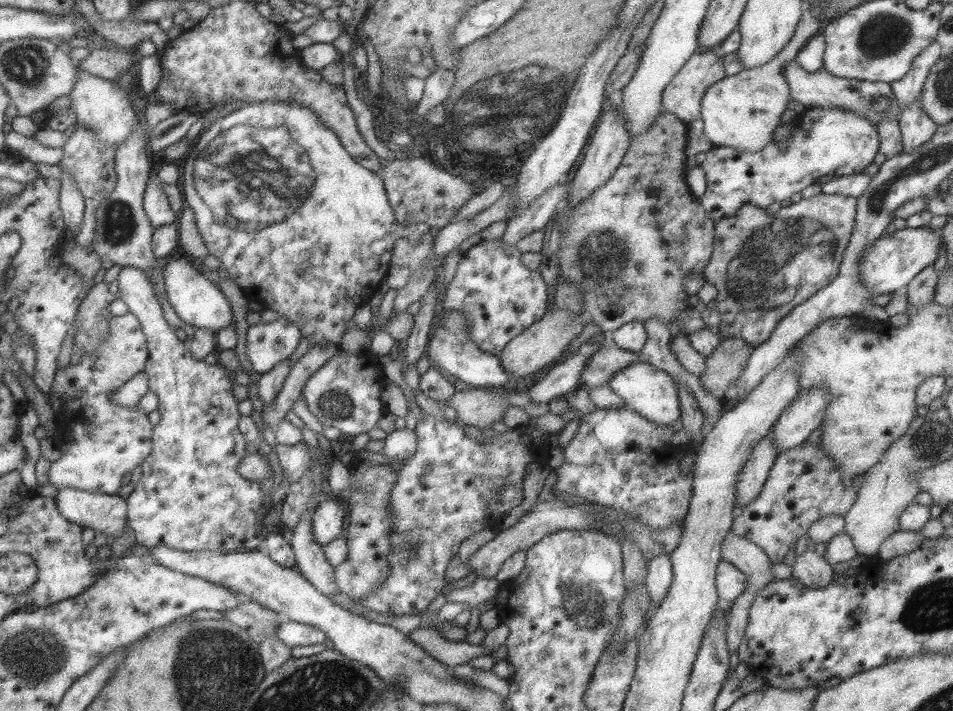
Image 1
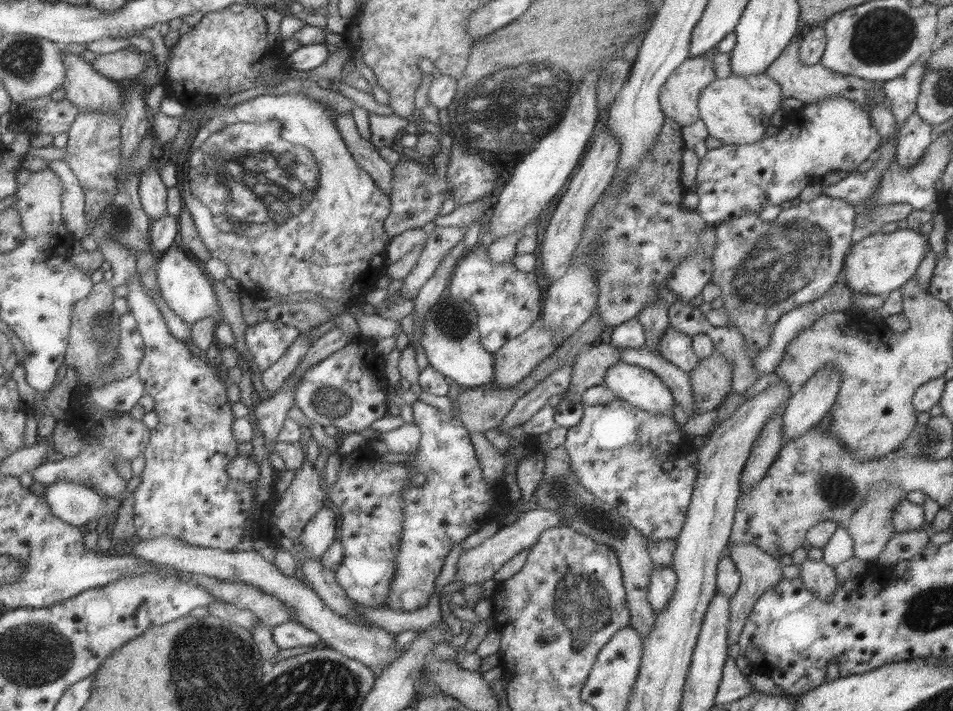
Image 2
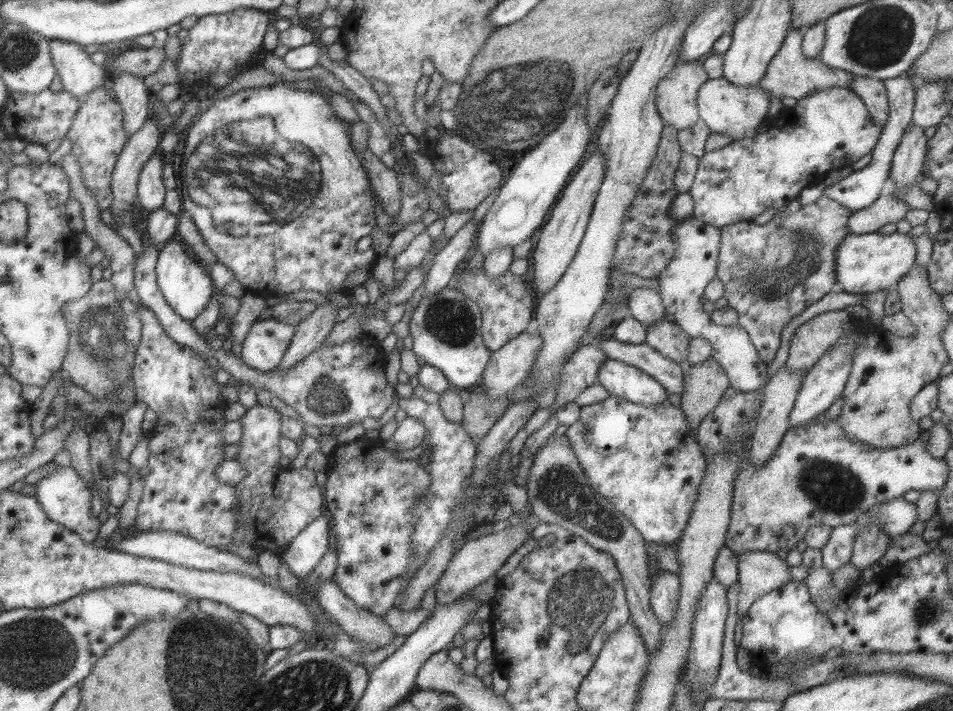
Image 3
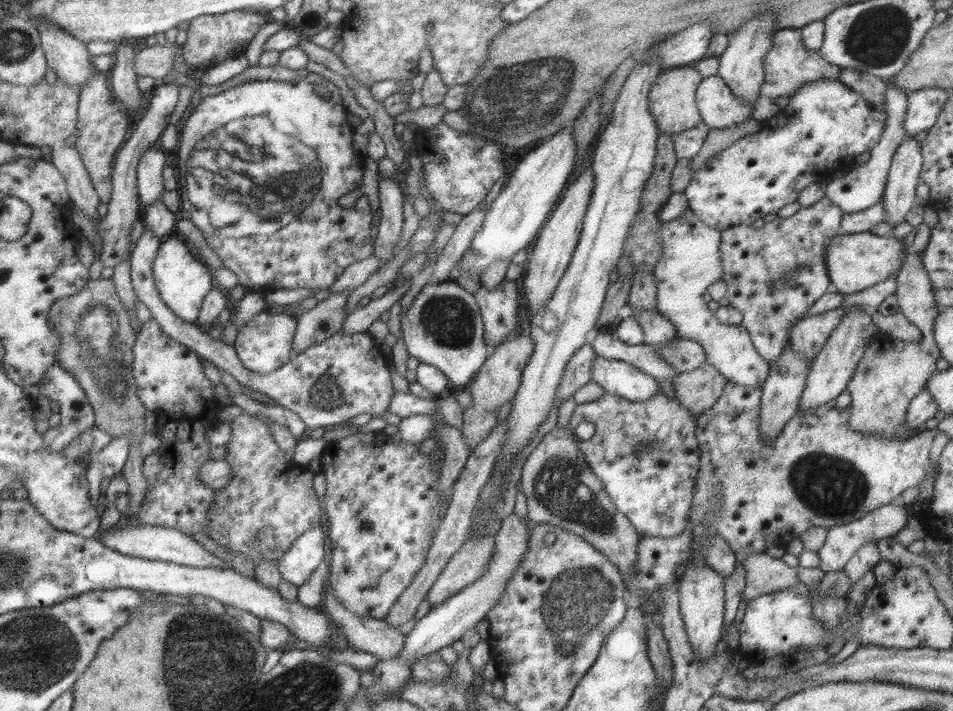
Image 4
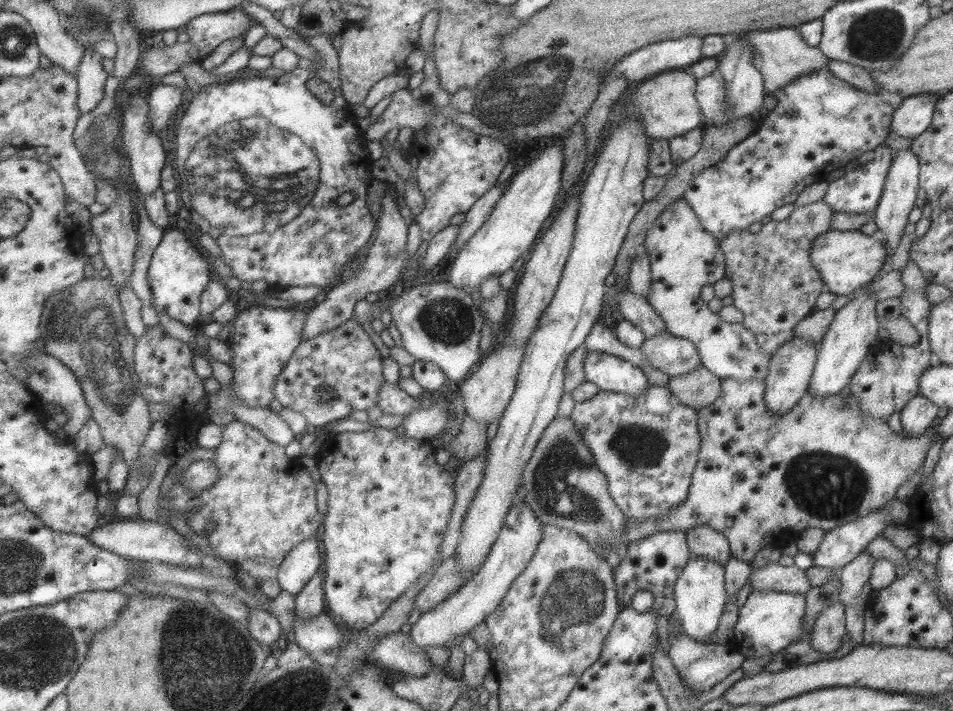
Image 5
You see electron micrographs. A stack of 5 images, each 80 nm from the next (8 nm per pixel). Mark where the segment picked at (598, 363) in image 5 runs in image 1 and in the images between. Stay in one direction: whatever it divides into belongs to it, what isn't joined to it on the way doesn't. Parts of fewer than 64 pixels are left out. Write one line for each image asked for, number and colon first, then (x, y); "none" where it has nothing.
1: (651, 392)
2: (637, 386)
3: (620, 380)
4: (616, 377)

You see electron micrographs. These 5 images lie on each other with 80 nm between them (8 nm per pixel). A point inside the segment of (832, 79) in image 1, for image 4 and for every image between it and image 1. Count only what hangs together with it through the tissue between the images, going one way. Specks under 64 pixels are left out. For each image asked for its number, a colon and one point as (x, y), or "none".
2: (809, 83)
3: (789, 74)
4: (787, 64)

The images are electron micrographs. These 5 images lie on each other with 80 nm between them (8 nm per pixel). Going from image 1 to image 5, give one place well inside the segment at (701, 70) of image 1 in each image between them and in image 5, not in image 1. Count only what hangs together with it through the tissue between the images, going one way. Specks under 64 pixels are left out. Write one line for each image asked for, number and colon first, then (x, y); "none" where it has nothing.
2: (677, 96)
3: (675, 95)
4: (671, 104)
5: (664, 103)

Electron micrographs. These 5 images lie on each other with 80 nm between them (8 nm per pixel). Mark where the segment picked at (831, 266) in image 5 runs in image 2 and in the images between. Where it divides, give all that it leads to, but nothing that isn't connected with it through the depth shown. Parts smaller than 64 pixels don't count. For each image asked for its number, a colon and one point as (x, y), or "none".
2: (878, 263)
3: (864, 263)
4: (853, 262)

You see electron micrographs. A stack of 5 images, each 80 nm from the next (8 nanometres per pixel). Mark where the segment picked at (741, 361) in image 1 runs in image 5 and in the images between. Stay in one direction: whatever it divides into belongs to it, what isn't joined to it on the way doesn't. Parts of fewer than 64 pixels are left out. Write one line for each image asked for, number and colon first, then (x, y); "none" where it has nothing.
2: (710, 380)
3: (704, 384)
4: (697, 390)
5: (698, 388)

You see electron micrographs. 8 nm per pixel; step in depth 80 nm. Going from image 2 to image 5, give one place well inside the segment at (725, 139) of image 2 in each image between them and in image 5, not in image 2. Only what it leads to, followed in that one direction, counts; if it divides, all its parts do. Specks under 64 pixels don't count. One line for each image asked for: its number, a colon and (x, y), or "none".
3: (725, 108)
4: (718, 108)
5: (709, 92)

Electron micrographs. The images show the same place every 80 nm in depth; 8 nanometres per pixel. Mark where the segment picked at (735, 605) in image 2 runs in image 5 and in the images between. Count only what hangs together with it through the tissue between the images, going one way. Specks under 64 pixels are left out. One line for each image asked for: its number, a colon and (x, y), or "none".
3: (759, 572)
4: (764, 574)
5: (773, 576)

